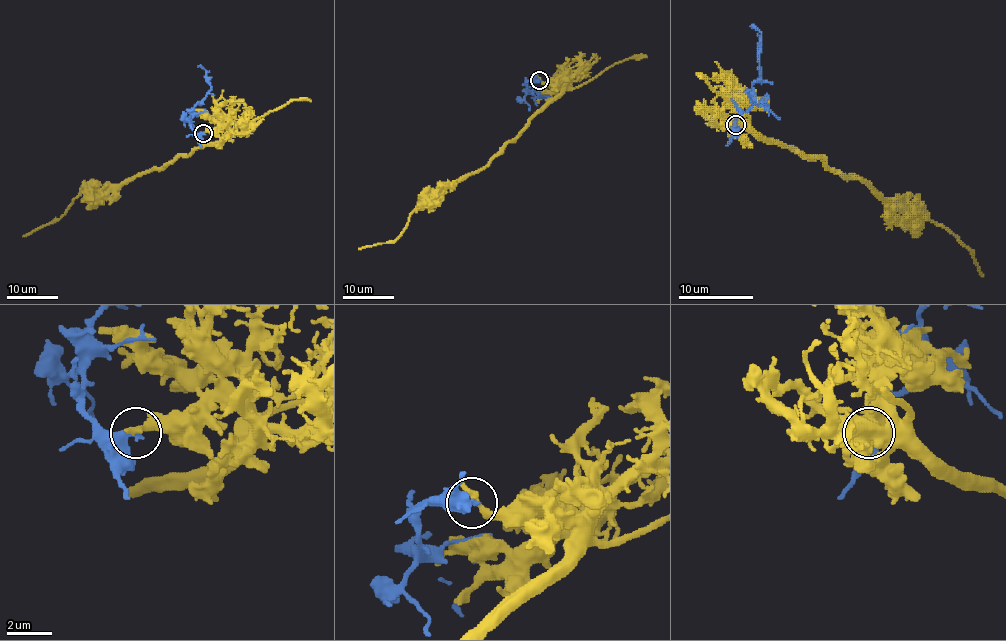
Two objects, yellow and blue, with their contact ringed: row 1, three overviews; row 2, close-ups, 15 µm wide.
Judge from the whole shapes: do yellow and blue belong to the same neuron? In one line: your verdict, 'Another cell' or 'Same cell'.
Another cell

